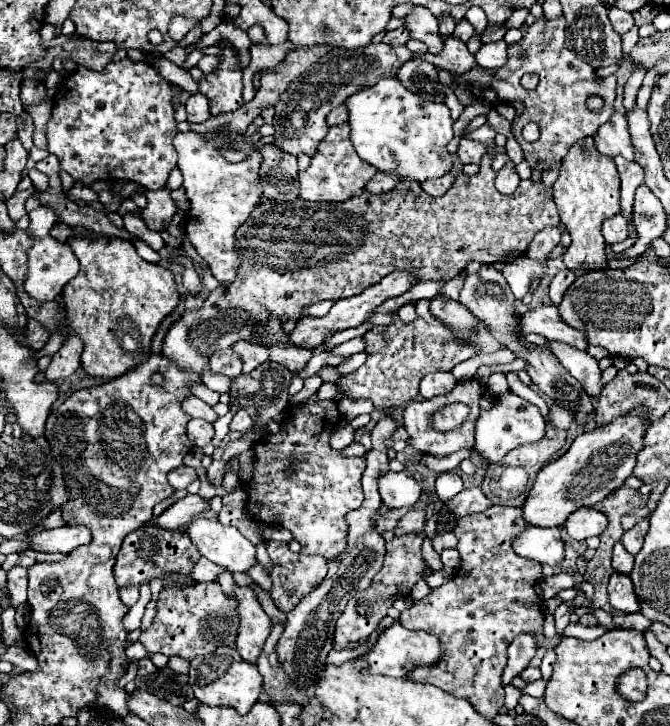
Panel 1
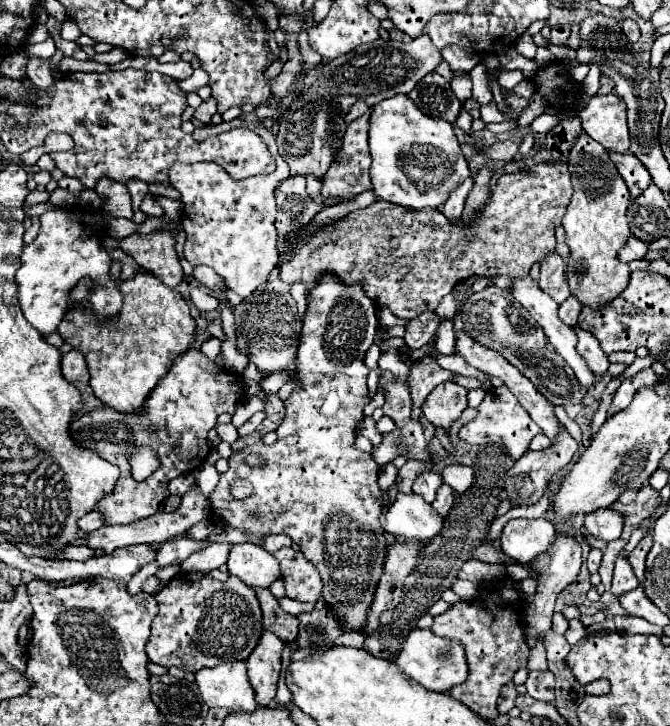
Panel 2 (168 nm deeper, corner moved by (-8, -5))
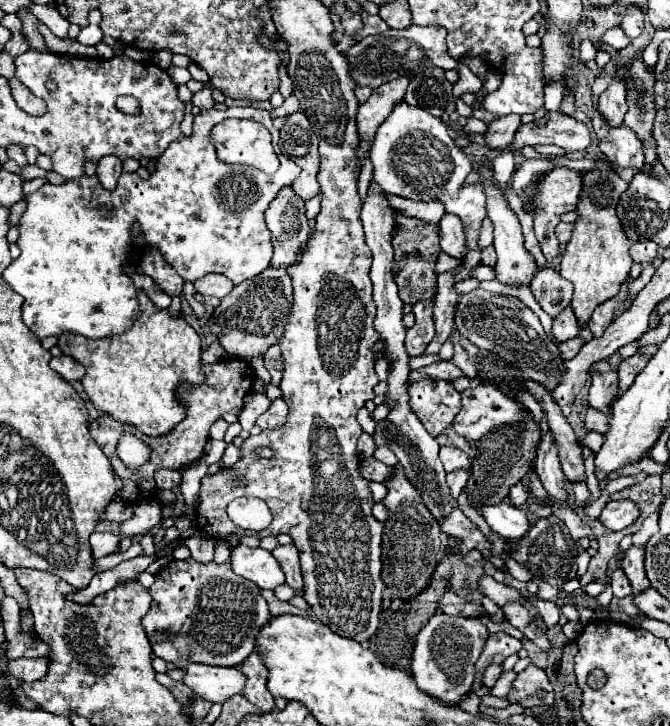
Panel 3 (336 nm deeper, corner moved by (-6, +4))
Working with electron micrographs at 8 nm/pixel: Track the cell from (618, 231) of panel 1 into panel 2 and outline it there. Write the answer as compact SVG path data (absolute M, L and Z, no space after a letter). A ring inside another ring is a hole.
M630 237L628 243L624 243L624 247L620 249L620 263L628 263L632 259L642 259L646 255L646 251L648 251L648 247L644 241Z

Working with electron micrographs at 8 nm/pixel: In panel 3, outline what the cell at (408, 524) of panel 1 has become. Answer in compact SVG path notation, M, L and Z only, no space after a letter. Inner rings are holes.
M468 468L454 470L454 472L450 472L450 474L446 476L446 482L448 482L450 490L452 490L452 498L458 498L458 494L464 490L468 478L470 478L470 470L468 470Z

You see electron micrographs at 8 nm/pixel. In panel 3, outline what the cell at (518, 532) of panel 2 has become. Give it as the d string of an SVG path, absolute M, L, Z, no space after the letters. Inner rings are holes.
M500 502L494 506L478 506L478 512L486 520L490 530L502 538L518 540L530 530L530 520L526 518L526 512L512 506L510 502Z

